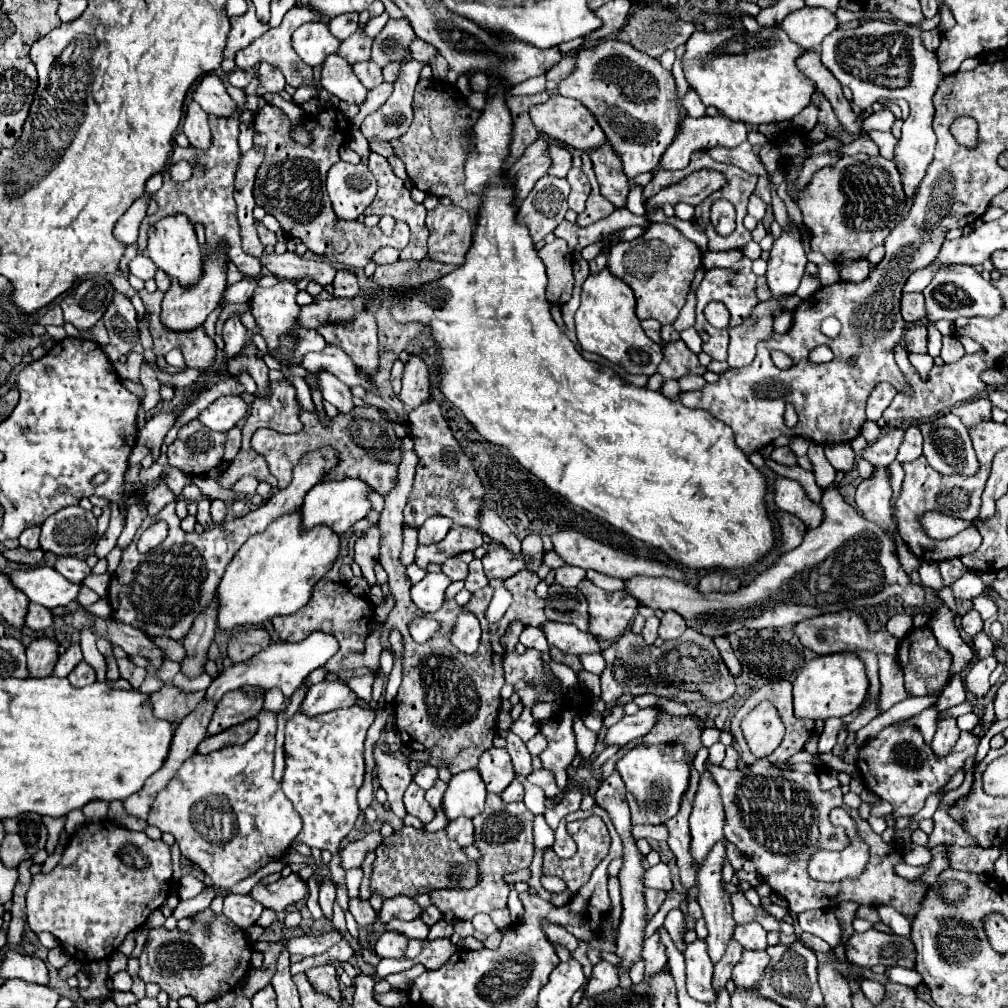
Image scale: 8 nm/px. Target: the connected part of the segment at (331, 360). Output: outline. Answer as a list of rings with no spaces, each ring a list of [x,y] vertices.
[[[326,346],[322,352],[306,354],[302,360],[302,366],[306,372],[312,372],[312,374],[330,372],[338,380],[348,384],[350,388],[352,386],[364,386],[368,392],[376,390],[374,382],[360,376],[360,372],[356,372],[356,366],[352,364],[352,360],[348,360],[348,356],[336,346]]]

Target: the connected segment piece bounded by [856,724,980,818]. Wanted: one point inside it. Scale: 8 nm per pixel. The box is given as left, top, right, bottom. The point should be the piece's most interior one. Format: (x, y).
(897, 766)

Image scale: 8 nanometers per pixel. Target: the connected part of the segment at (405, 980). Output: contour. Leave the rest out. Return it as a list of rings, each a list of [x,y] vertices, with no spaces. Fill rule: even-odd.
[[[414,964],[410,970],[404,970],[404,972],[386,976],[386,980],[388,980],[388,984],[390,984],[394,990],[408,990],[408,988],[412,986],[412,982],[414,982],[422,972],[426,972],[426,968],[424,968],[422,964]]]

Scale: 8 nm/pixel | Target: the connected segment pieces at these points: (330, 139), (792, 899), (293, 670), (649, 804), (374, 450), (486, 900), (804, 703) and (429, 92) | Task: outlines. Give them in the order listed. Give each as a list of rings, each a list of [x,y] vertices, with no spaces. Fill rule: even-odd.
[[[266,104],[254,116],[254,146],[264,150],[264,162],[258,168],[254,198],[268,214],[272,214],[282,230],[300,238],[314,254],[324,256],[332,262],[340,262],[350,268],[364,268],[372,254],[382,246],[392,246],[396,250],[406,248],[410,240],[410,228],[404,222],[398,222],[392,236],[384,236],[378,226],[366,228],[358,220],[344,222],[334,210],[326,192],[326,174],[332,164],[340,160],[338,148],[346,142],[350,122],[340,108],[328,108],[310,120],[310,146],[300,144],[292,138],[290,118],[276,106]]]
[[[758,760],[752,766],[726,770],[722,766],[708,764],[708,772],[720,788],[726,826],[724,836],[732,842],[746,858],[756,864],[756,872],[774,892],[778,892],[794,914],[806,910],[836,908],[842,902],[856,902],[860,906],[894,906],[908,920],[914,920],[920,912],[920,904],[932,890],[924,882],[906,880],[894,872],[894,866],[904,862],[904,848],[896,842],[886,844],[870,824],[860,818],[856,808],[850,808],[852,818],[858,824],[860,838],[870,846],[871,860],[860,878],[845,878],[840,882],[820,882],[810,878],[808,862],[818,850],[844,850],[848,846],[848,836],[844,828],[832,826],[828,812],[836,806],[846,806],[840,786],[832,790],[822,790],[818,776],[800,774],[792,770],[774,768],[768,760]]]
[[[312,632],[312,636],[304,638],[300,644],[270,644],[264,652],[260,652],[260,656],[254,656],[252,660],[244,662],[244,664],[232,664],[230,668],[224,668],[222,674],[212,680],[212,684],[206,690],[206,700],[218,702],[228,690],[236,690],[244,684],[252,684],[252,686],[260,686],[264,690],[270,688],[280,688],[284,696],[292,696],[296,692],[296,688],[304,682],[304,678],[326,664],[326,660],[330,660],[338,650],[338,644],[332,636],[324,634],[324,632]]]
[[[678,744],[636,746],[616,762],[616,770],[626,784],[626,800],[630,804],[634,824],[664,824],[664,820],[678,812],[680,796],[684,794],[684,788],[688,788],[690,776],[690,768],[684,764],[684,748]]]
[[[356,406],[352,412],[332,418],[328,426],[320,424],[316,412],[300,410],[300,418],[304,420],[302,432],[278,434],[268,428],[260,428],[252,436],[252,448],[268,462],[270,472],[278,480],[278,488],[286,488],[290,484],[294,466],[300,462],[302,456],[322,448],[334,448],[338,452],[338,464],[324,474],[324,480],[360,478],[382,496],[384,492],[388,492],[388,488],[392,488],[392,480],[396,478],[396,464],[400,464],[400,438],[394,434],[392,426],[382,420],[378,408]]]
[[[488,794],[486,808],[478,814],[474,822],[474,846],[480,850],[478,864],[478,884],[470,890],[466,888],[442,888],[432,890],[430,900],[442,912],[452,912],[456,920],[472,920],[478,912],[492,912],[504,910],[508,900],[508,884],[504,880],[506,874],[528,868],[534,856],[534,842],[532,842],[532,818],[534,814],[524,806],[524,802],[504,802],[498,794]]]
[[[852,652],[828,654],[810,660],[794,680],[794,716],[796,718],[844,718],[856,710],[868,692],[868,678],[862,660]]]
[[[420,80],[414,94],[414,122],[400,140],[392,142],[396,156],[406,164],[406,172],[416,188],[438,198],[446,196],[452,204],[468,212],[476,212],[484,200],[484,196],[480,198],[478,194],[468,194],[464,190],[464,162],[474,150],[470,132],[478,118],[480,110],[474,110],[446,80]]]

